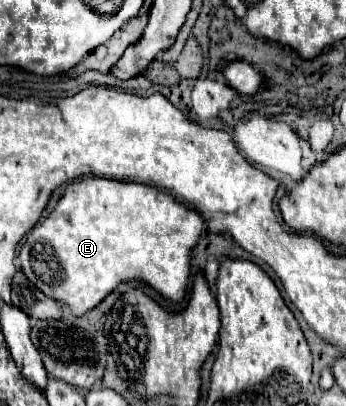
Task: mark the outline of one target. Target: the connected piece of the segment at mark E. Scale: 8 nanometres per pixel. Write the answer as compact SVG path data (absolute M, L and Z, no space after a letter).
M85 178L69 184L55 210L37 224L21 246L23 274L49 298L71 308L73 316L83 316L99 306L121 282L141 280L171 302L181 302L191 274L191 252L201 236L201 216L173 198L169 192L145 186L123 184L105 178Z

